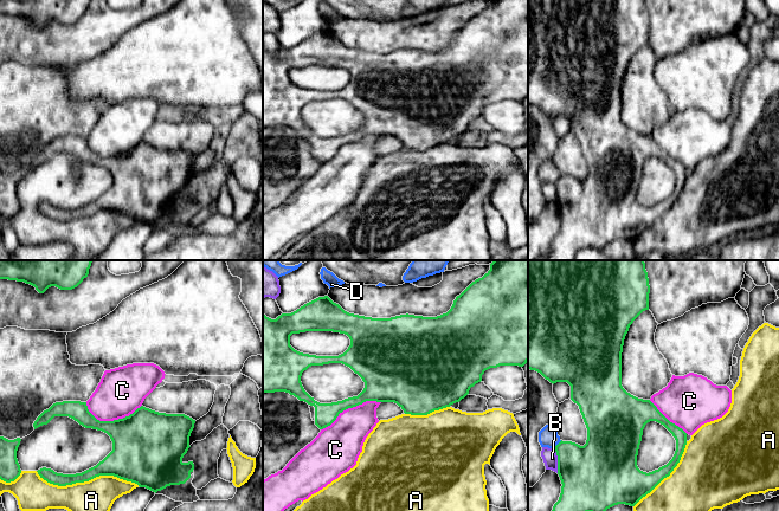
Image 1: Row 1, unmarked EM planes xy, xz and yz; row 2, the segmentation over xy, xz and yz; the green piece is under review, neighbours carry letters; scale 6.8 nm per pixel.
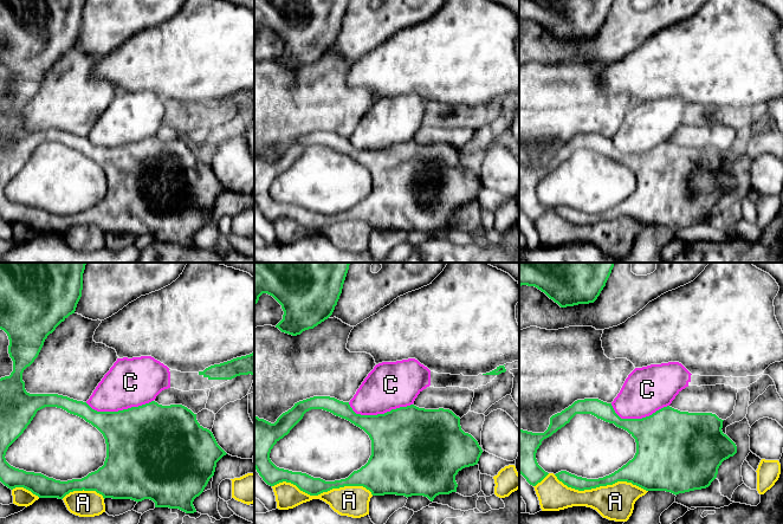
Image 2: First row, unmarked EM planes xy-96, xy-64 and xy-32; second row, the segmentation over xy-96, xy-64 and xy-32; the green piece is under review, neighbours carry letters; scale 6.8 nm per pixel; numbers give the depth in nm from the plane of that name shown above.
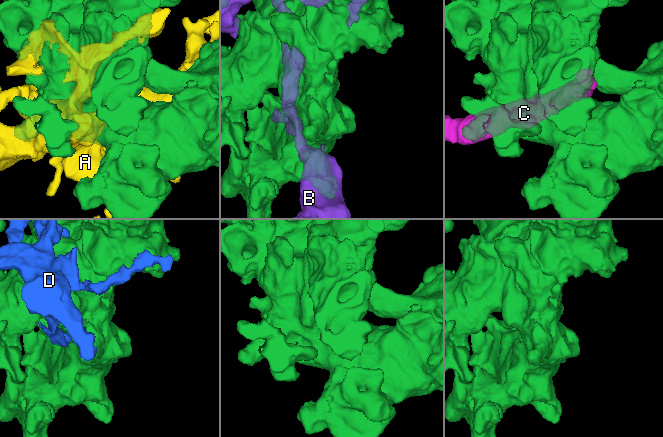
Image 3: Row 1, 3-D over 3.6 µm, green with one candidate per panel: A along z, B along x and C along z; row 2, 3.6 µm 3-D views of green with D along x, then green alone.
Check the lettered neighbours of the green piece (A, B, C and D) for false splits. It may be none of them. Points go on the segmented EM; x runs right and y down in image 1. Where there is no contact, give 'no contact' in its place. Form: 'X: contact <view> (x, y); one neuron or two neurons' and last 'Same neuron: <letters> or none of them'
A: contact xy (88, 480); two neurons
B: contact yz (558, 460); two neurons
C: contact xz (349, 407); one neuron
D: contact yz (557, 445); two neurons
Same neuron: C

